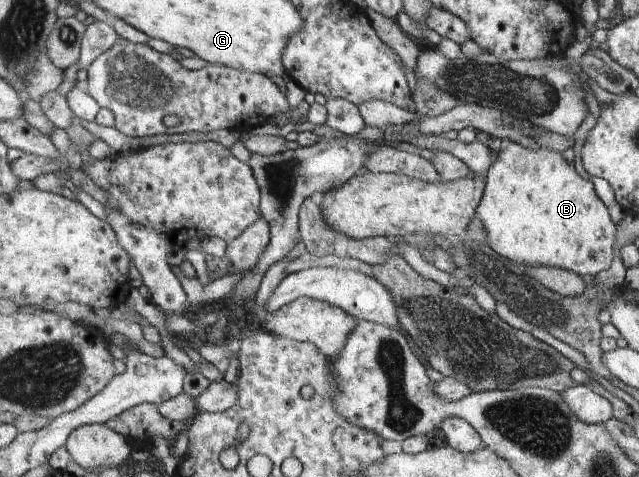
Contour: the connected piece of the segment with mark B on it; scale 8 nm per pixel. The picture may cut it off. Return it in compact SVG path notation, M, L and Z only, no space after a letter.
M511 141L488 169L477 215L485 225L488 243L498 253L524 267L554 266L573 271L580 277L594 276L610 267L616 227L612 225L606 207L596 197L592 183L584 181L560 151L543 146L529 148Z

